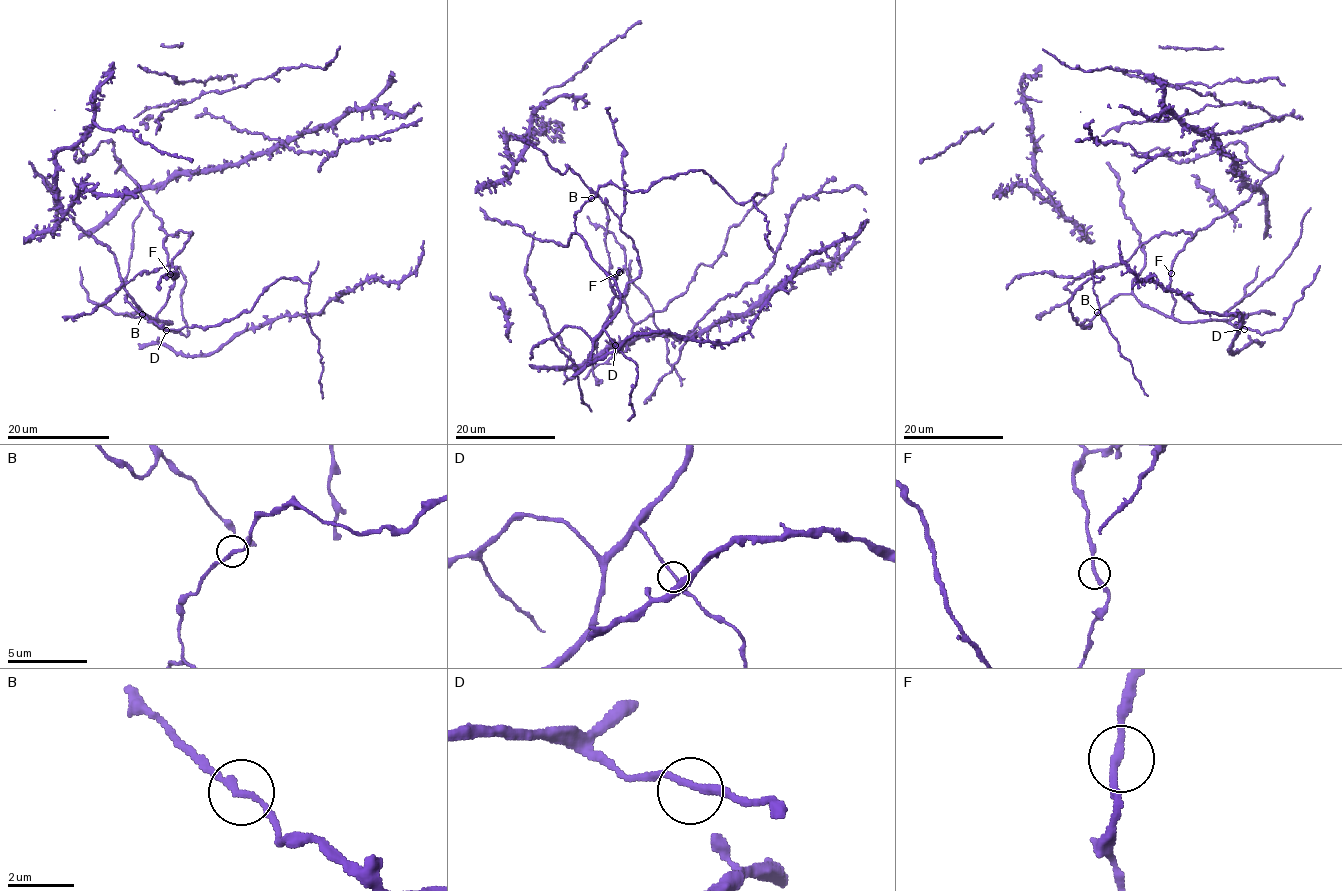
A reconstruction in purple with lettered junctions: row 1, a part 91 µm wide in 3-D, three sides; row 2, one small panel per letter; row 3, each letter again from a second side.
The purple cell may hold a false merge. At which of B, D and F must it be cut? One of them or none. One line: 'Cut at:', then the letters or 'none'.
Cut at: none

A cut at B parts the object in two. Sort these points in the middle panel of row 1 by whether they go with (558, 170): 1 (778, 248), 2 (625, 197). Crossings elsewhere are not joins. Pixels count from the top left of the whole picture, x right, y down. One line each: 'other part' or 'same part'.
1: same part
2: same part

